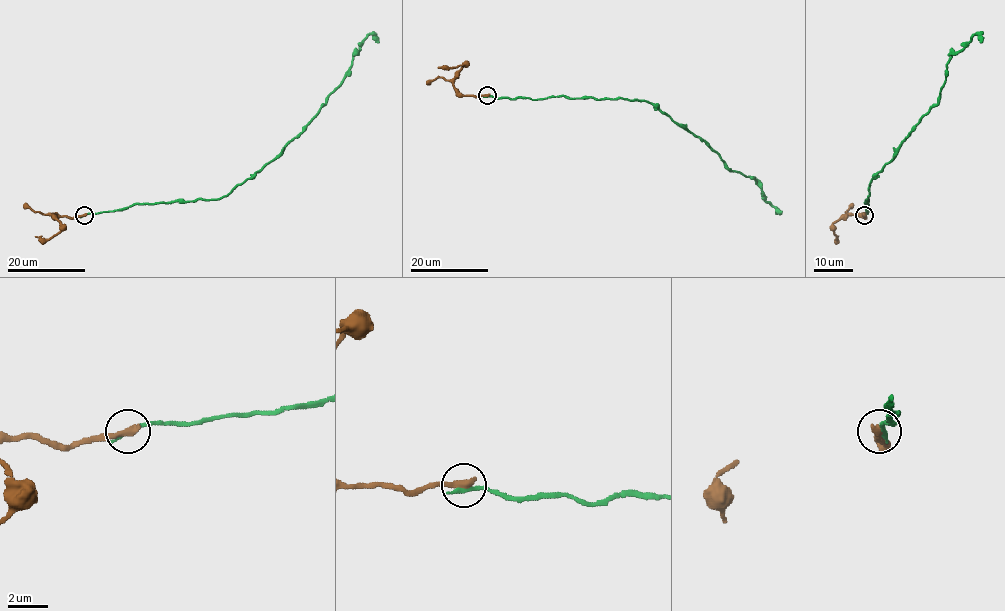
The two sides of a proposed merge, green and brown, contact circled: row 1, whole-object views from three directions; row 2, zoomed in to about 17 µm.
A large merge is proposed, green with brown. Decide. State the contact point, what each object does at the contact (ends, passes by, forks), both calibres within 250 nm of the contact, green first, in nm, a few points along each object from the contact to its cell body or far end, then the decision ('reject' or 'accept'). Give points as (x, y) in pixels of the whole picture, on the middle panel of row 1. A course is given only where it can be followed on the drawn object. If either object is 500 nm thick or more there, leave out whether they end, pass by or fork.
place (487, 95); green ends; brown ends; calibres 240 and 420 nm; course green (487, 96), (537, 99), (560, 95), (653, 103), (699, 136), (729, 169), (754, 177), (762, 197), (781, 213); course brown (487, 95), (462, 95), (454, 87), (454, 76), (463, 63), (451, 68), (438, 67); reject

